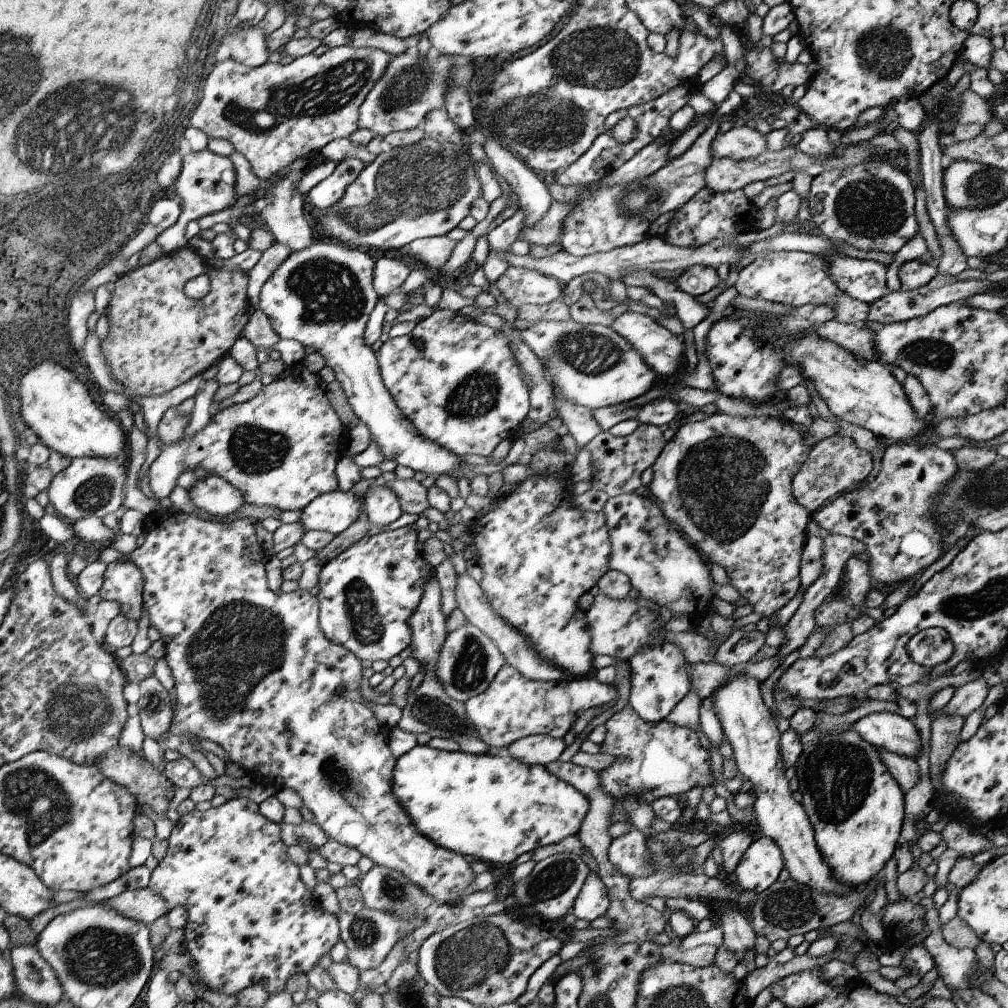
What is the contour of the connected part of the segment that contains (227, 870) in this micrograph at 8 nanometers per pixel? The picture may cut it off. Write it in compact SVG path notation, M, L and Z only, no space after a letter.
M237 797L219 807L211 807L206 811L198 811L193 808L190 812L180 815L179 820L172 827L171 835L167 842L169 845L166 856L151 872L151 879L147 887L164 899L168 912L177 906L186 909L188 918L184 928L185 951L192 957L192 962L194 962L193 972L196 973L200 986L206 986L206 988L214 990L214 992L238 996L240 990L242 991L244 988L248 988L248 986L254 986L254 984L258 984L259 982L265 982L265 988L270 995L280 994L280 991L285 990L288 980L294 974L308 974L318 965L320 958L324 954L328 954L333 949L333 946L341 940L340 919L337 915L322 909L321 905L317 902L315 894L311 890L308 890L304 886L304 882L300 880L298 866L287 855L287 846L281 837L281 825L267 819L261 813L259 804L254 803L251 799Z

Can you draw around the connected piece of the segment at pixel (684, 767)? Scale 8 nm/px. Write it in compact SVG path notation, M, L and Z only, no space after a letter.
M629 704L621 712L613 715L605 723L605 726L607 732L605 740L601 744L600 752L614 756L616 761L598 772L598 774L602 790L614 799L610 815L612 824L618 822L618 820L630 822L625 809L625 799L627 797L635 797L651 806L659 798L686 794L694 786L706 788L710 784L716 784L710 767L709 752L707 747L700 743L700 737L696 731L675 725L666 720L657 723L648 722L646 719L640 718Z

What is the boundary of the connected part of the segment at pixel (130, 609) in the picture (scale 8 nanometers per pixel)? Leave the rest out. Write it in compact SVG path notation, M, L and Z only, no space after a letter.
M128 558L116 560L107 565L103 583L99 590L102 600L114 600L121 604L121 610L138 622L143 606L143 574Z

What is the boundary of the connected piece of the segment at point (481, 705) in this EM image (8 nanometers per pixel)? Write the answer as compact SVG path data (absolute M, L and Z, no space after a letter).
M505 662L490 686L464 704L479 737L489 746L501 748L530 735L550 735L562 739L579 715L594 706L604 706L612 699L618 699L614 683L601 684L588 676L566 677L554 682L535 681Z

